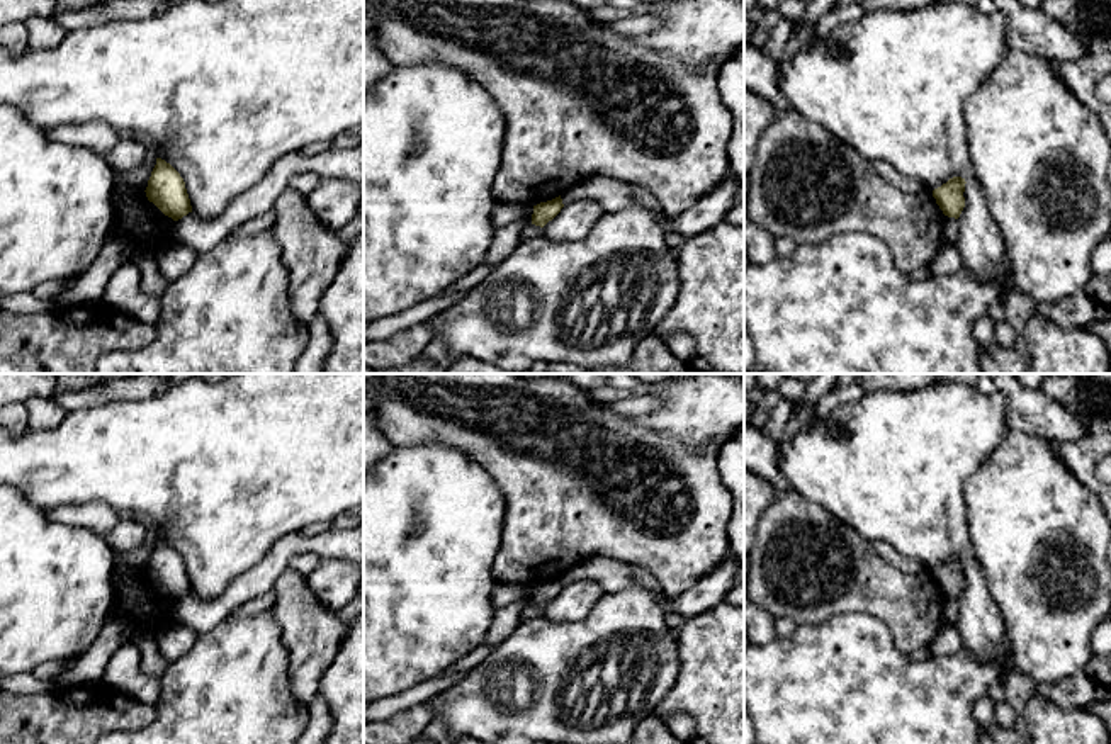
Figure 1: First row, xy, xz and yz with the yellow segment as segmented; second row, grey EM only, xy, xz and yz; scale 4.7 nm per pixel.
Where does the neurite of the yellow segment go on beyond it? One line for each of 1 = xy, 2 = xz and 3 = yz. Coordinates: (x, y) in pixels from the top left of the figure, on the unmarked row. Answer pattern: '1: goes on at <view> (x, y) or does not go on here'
1: does not go on here
2: does not go on here
3: does not go on here

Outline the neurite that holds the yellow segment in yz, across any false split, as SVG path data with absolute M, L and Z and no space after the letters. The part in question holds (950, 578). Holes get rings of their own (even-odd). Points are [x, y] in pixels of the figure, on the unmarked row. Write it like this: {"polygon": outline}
{"polygon": "M953 557L941 567L933 571L933 578L936 584L943 591L945 596L958 600L965 588L965 559Z"}

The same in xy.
{"polygon": "M156 538L156 545L144 572L148 581L173 601L178 601L192 593L183 559L161 538Z"}

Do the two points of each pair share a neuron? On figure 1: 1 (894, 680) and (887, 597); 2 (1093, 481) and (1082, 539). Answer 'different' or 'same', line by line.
1: different
2: different

